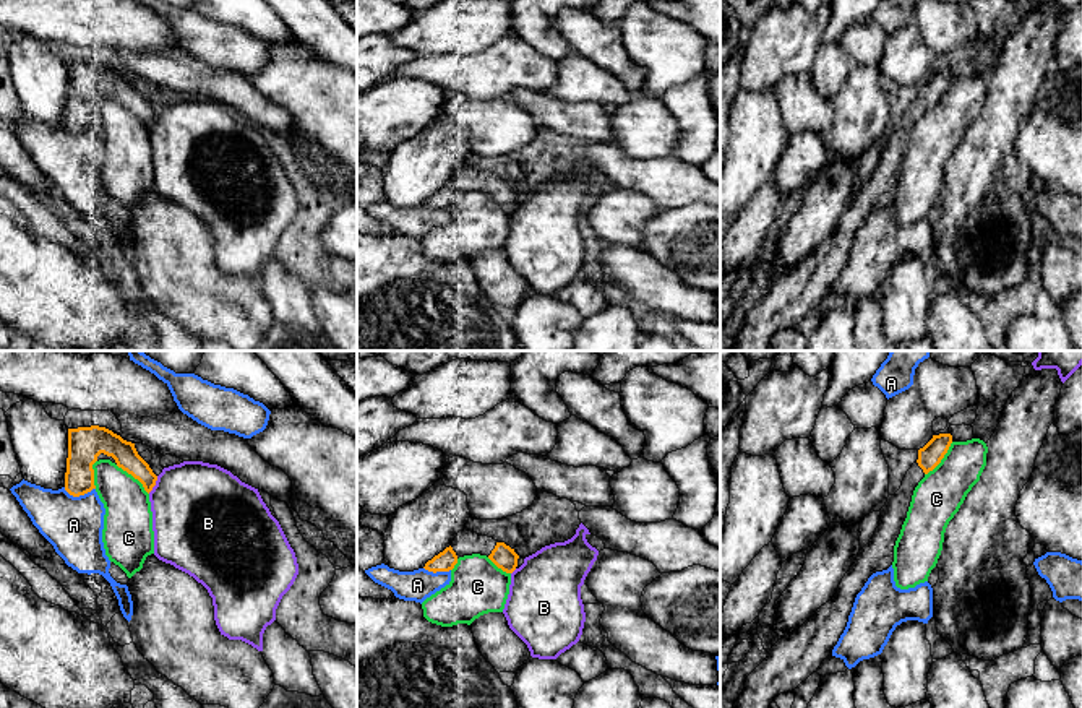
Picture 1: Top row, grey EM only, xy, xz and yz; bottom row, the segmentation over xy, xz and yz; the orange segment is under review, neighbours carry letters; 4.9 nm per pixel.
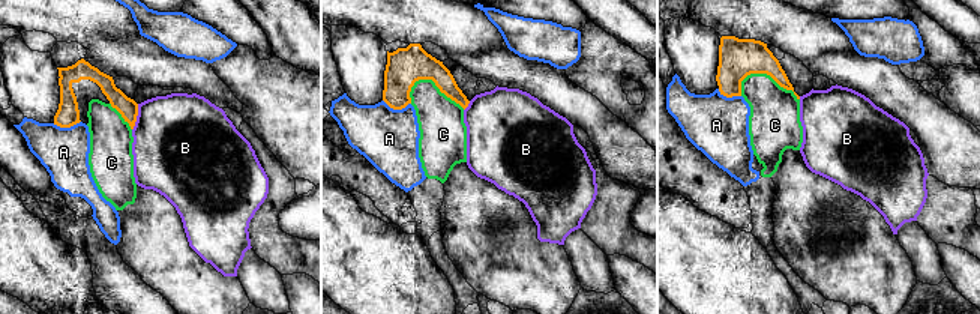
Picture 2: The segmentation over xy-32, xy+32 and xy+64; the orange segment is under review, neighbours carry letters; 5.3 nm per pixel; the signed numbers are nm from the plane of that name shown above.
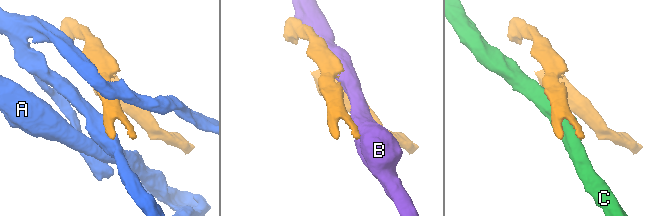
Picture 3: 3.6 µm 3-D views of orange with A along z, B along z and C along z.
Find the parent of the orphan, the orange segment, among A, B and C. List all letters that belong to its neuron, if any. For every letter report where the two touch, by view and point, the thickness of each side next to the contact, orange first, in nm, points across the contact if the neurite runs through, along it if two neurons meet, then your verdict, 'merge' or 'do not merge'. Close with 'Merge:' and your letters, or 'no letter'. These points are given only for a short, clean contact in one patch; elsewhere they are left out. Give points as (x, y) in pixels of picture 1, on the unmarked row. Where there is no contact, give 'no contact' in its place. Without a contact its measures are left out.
A: contact xy (78, 132); calibres 160 and 280 nm; do not merge
B: contact xy (154, 120); calibres 120 and 460 nm; do not merge
C: contact xy (133, 112); calibres 130 and 240 nm; do not merge
Merge: no letter

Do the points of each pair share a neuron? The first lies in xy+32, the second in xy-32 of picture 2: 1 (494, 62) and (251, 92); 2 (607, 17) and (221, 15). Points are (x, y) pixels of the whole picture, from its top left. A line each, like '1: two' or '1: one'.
1: two
2: two

